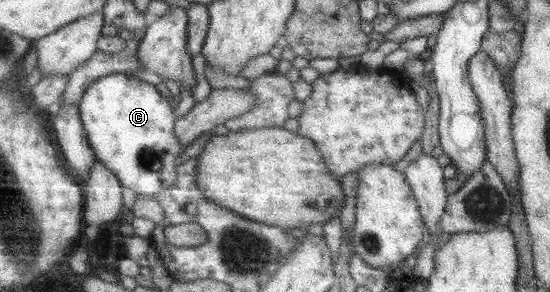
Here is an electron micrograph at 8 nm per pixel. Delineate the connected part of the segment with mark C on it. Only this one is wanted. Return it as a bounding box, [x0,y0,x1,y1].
[80,73,185,199]

